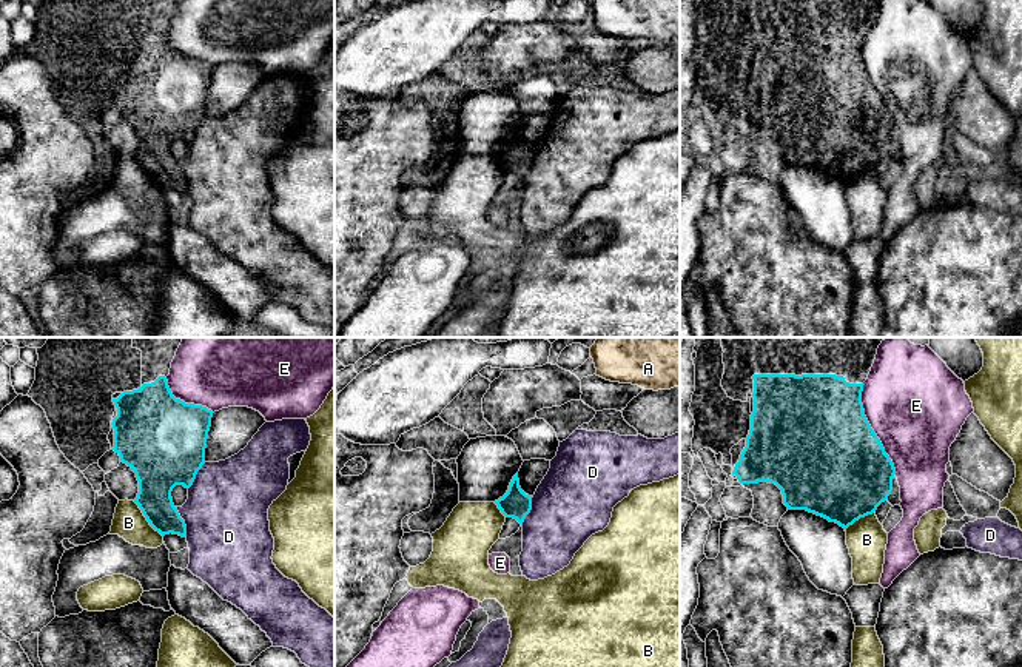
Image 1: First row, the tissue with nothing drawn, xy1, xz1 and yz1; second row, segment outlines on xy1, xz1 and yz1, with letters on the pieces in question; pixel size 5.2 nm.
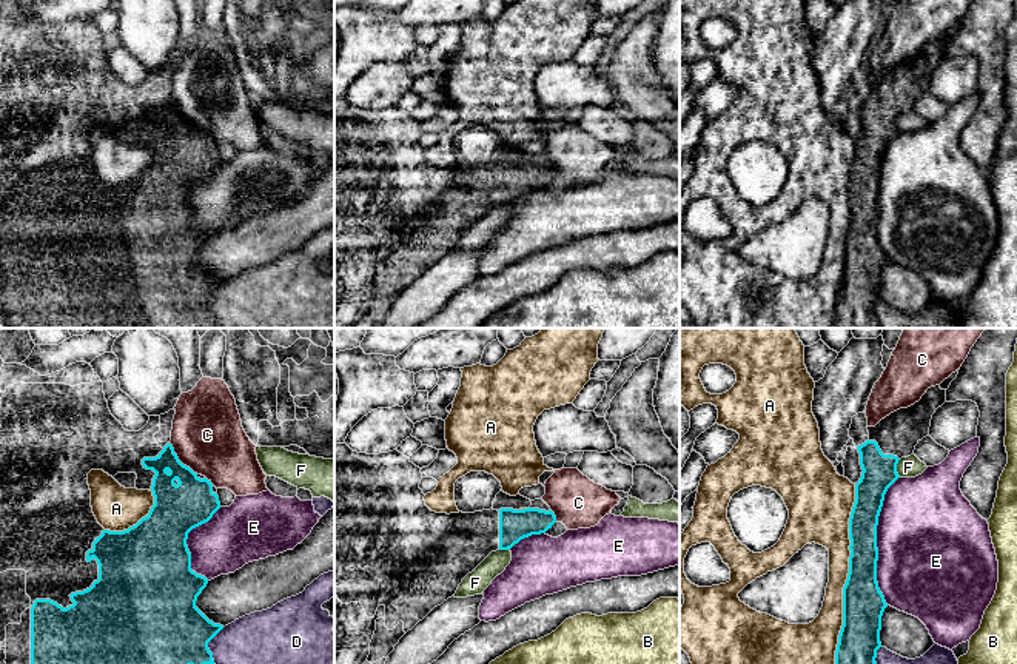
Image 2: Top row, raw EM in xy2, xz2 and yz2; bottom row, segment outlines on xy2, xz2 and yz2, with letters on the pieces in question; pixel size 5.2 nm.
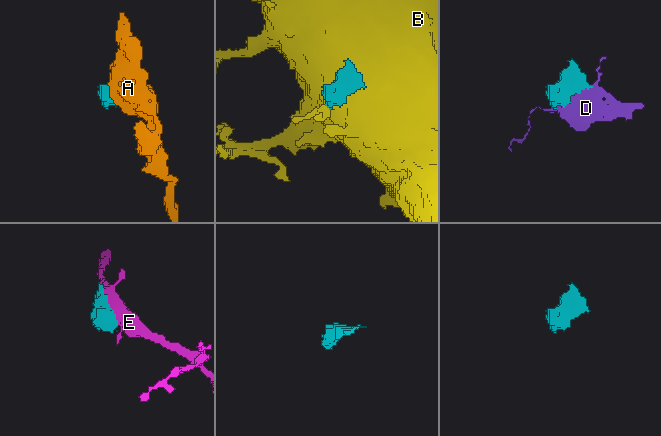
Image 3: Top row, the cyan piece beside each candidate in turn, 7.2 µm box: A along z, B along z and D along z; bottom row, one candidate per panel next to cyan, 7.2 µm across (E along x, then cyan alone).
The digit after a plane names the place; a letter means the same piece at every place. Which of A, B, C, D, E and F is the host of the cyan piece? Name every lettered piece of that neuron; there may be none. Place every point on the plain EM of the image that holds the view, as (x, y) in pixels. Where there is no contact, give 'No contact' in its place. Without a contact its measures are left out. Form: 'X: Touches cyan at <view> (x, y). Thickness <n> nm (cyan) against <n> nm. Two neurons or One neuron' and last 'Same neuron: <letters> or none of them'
A: Touches cyan at yz2 (848, 233). Thickness 220 nm (cyan) against 160 nm. Two neurons
B: Touches cyan at xy1 (147, 174). Thickness 220 nm (cyan) against 170 nm. Two neurons
C: Touches cyan at xy2 (179, 116). Thickness 260 nm (cyan) against 380 nm. Two neurons
D: Touches cyan at xy2 (207, 301). Thickness 440 nm (cyan) against 400 nm. Two neurons
E: Touches cyan at yz2 (876, 196). Thickness 170 nm (cyan) against 500 nm. Two neurons
F: Touches cyan at yz2 (896, 124). Thickness 180 nm (cyan) against 110 nm. Two neurons
Same neuron: none of them

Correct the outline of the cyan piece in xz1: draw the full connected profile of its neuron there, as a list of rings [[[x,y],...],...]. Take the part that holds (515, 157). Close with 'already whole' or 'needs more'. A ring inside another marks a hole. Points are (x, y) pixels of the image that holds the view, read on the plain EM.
[[[518,128],[513,131],[507,148],[495,156],[498,163],[506,173],[513,173],[519,179],[524,177],[526,171],[532,165],[532,151],[526,149],[519,142]]]; already whole

